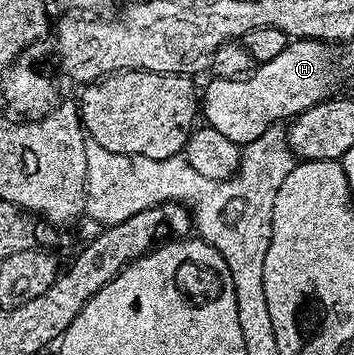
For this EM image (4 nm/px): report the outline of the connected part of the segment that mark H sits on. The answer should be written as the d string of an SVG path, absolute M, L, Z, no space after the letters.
M316 39L291 40L273 61L259 64L243 79L211 78L202 93L202 115L205 122L237 145L255 142L270 126L321 103L330 94L334 63L326 55L327 48Z

